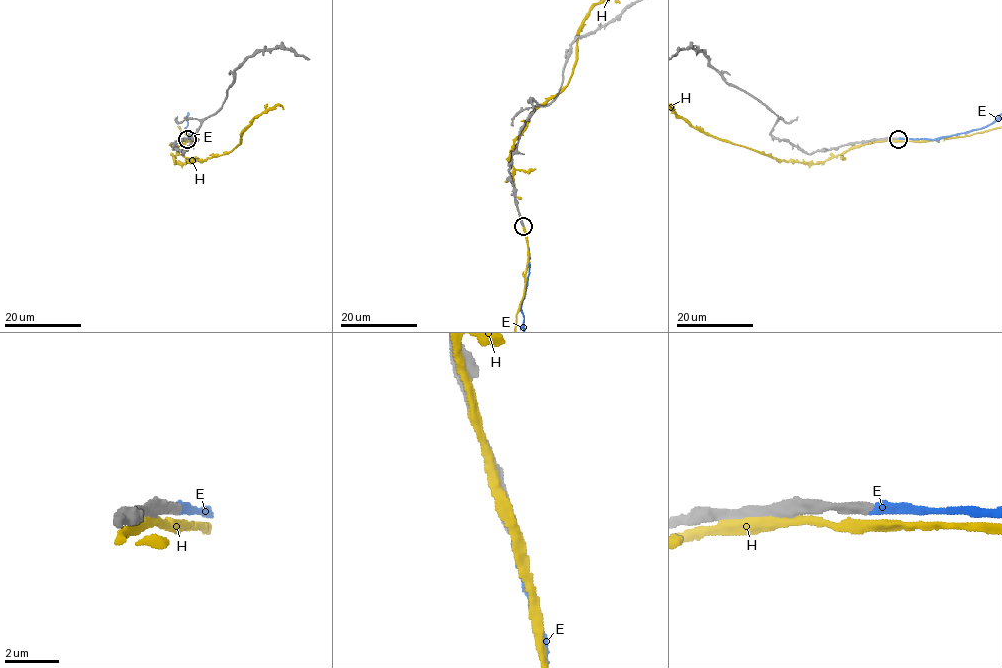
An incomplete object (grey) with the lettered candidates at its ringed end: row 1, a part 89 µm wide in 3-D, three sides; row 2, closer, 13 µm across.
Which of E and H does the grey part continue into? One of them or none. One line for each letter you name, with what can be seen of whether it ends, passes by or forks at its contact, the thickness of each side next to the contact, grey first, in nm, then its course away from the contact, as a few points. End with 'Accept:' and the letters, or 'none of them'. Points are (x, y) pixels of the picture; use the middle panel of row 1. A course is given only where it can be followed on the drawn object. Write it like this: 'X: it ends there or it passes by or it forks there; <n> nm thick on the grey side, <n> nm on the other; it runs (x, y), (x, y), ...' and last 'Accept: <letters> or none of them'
E: it ends there; 400 nm thick on the grey side, 320 nm on the other
Accept: E

